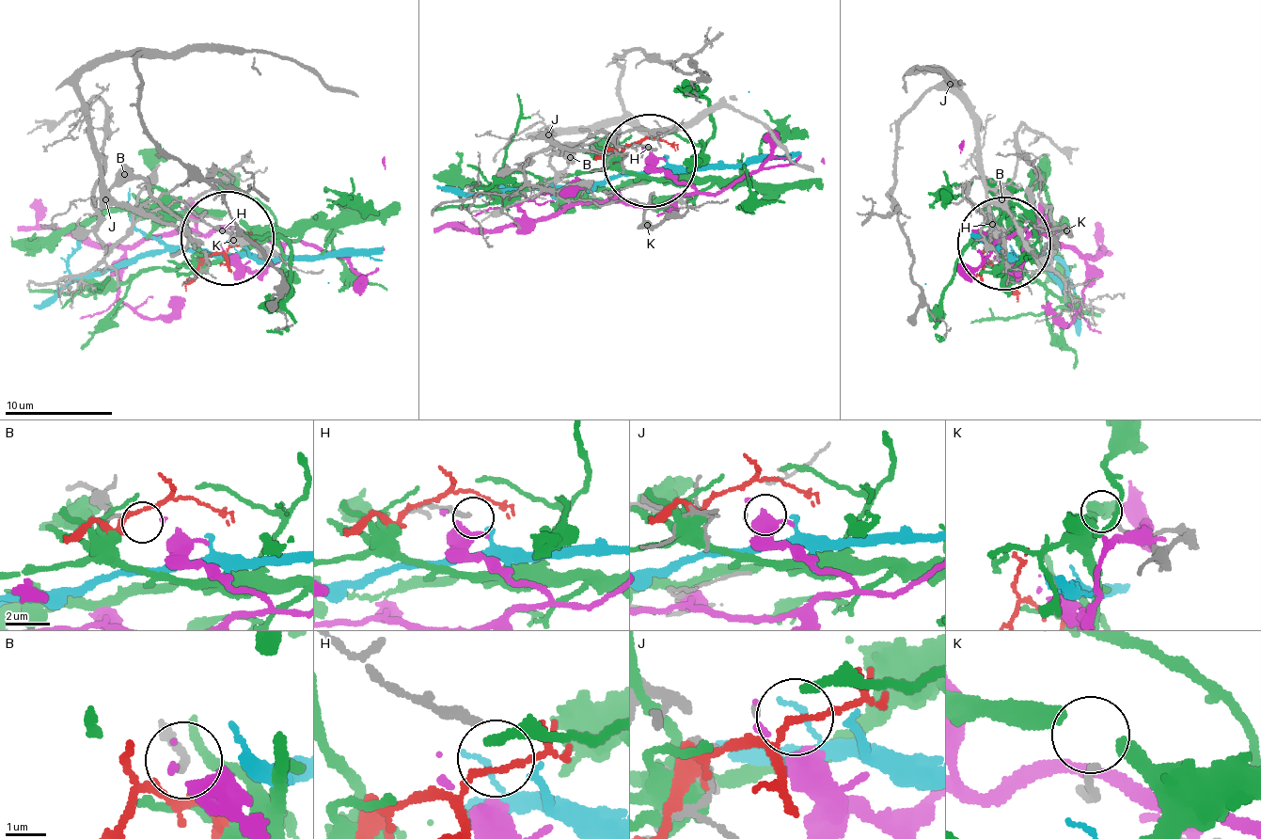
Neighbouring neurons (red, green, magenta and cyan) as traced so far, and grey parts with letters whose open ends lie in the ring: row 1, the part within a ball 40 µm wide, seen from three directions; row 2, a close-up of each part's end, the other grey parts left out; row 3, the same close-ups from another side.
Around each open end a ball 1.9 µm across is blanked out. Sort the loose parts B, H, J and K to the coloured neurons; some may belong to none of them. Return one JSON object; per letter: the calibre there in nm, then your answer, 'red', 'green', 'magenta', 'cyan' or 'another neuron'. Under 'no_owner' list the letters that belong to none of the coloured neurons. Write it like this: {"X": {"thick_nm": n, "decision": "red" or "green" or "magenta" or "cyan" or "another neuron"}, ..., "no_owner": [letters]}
{"B": {"thick_nm": 190, "decision": "magenta"}, "H": {"thick_nm": 220, "decision": "cyan"}, "J": {"thick_nm": 120, "decision": "another neuron"}, "K": {"thick_nm": 180, "decision": "another neuron"}, "no_owner": ["J", "K"]}

